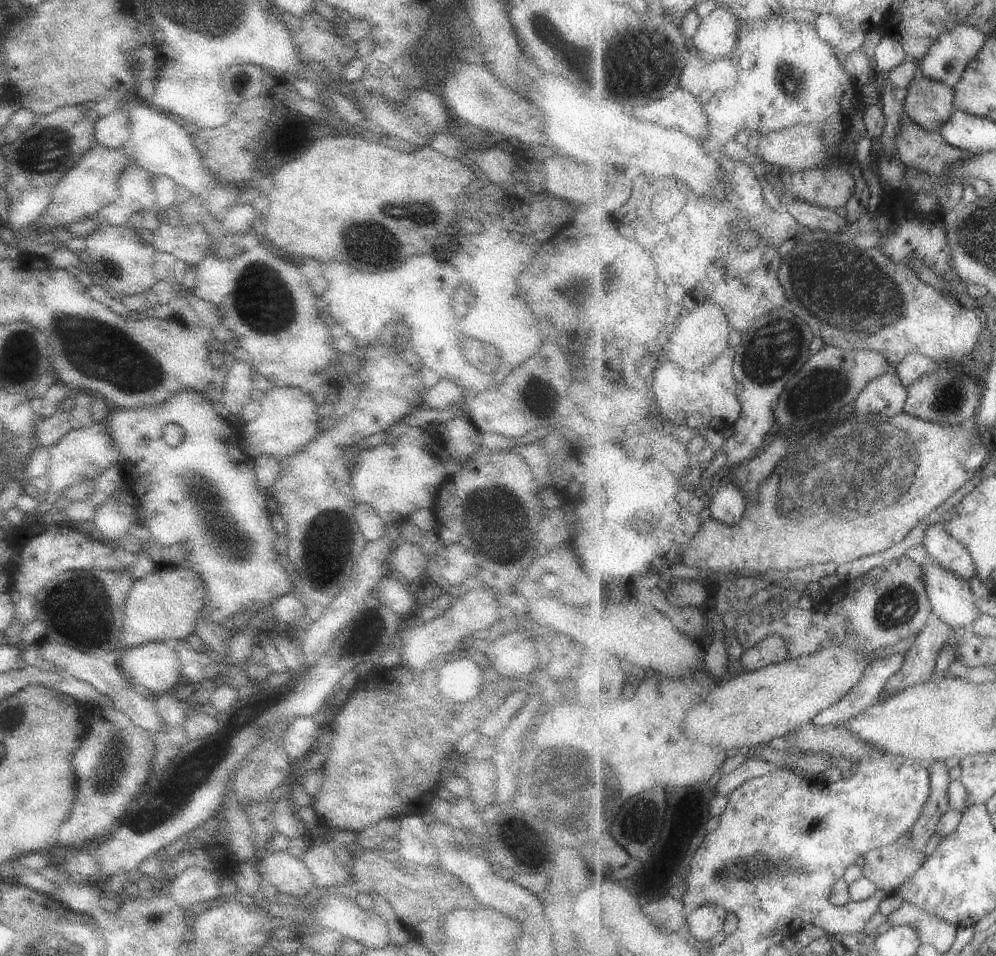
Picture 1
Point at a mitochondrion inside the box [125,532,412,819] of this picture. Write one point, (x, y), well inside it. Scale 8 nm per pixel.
(361, 634)

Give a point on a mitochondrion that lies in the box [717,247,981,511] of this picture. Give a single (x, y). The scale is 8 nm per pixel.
(778, 347)

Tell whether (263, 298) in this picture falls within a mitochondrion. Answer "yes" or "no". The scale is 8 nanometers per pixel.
yes

